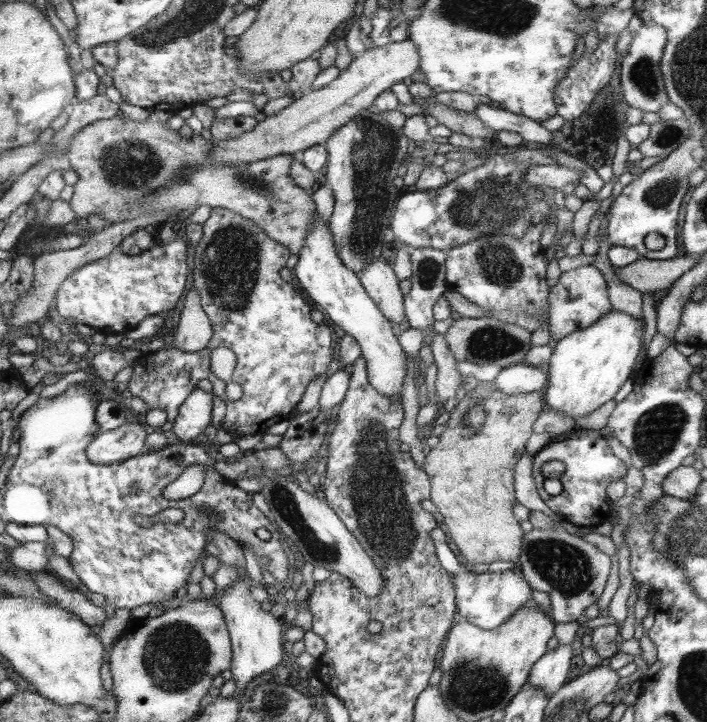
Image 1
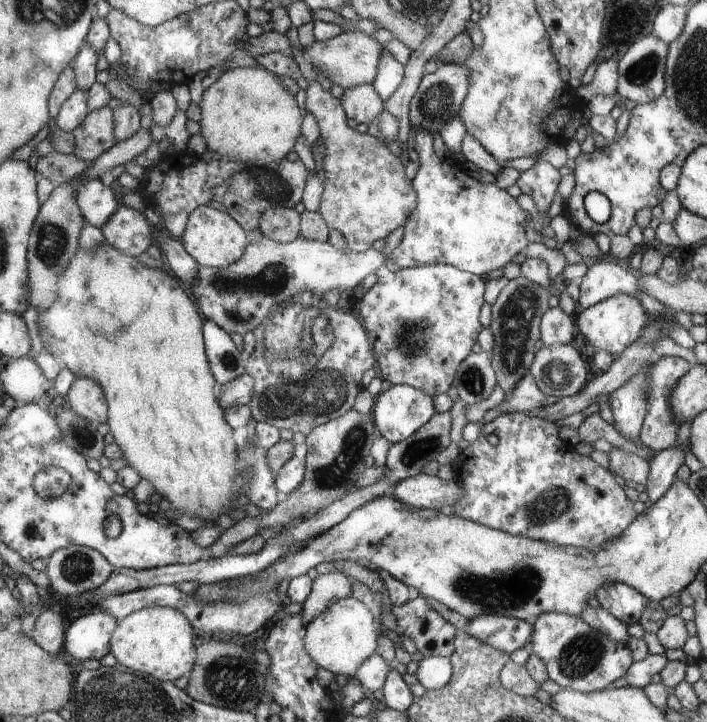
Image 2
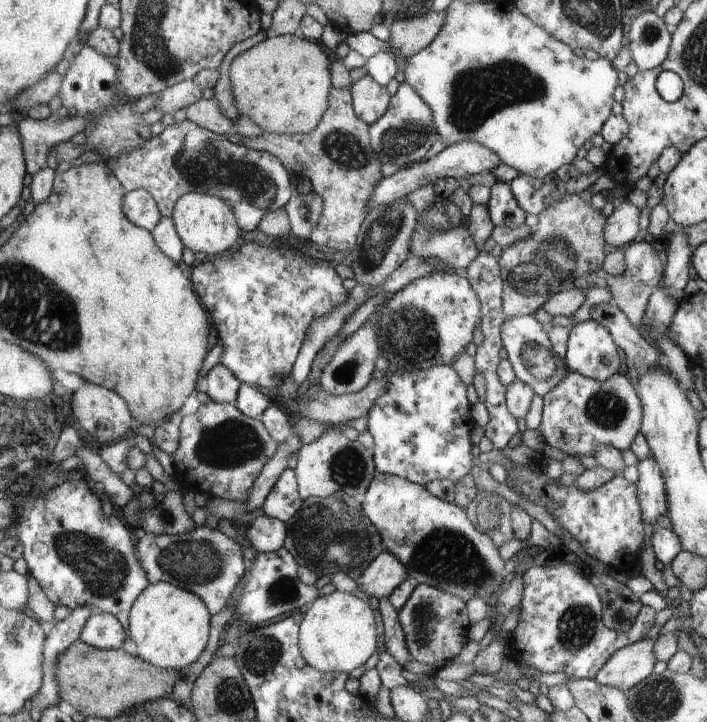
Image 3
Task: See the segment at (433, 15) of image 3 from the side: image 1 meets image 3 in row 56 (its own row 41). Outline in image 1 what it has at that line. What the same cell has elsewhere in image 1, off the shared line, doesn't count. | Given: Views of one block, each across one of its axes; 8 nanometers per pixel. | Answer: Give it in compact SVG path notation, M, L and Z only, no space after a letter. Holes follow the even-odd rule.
M409 38L372 47L358 57L353 57L348 68L340 71L329 85L306 92L303 97L294 99L294 102L284 110L258 121L252 130L238 138L215 140L217 144L214 149L215 159L220 164L251 163L279 154L298 155L315 144L324 144L342 126L369 109L382 91L412 76L420 62L420 52Z

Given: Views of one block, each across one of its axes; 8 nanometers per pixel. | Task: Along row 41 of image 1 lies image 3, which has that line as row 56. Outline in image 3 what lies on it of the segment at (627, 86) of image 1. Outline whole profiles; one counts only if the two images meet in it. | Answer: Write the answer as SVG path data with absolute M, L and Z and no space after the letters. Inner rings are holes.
M654 11L643 12L632 20L627 30L627 44L632 62L639 71L654 70L667 56L671 32L662 17Z

